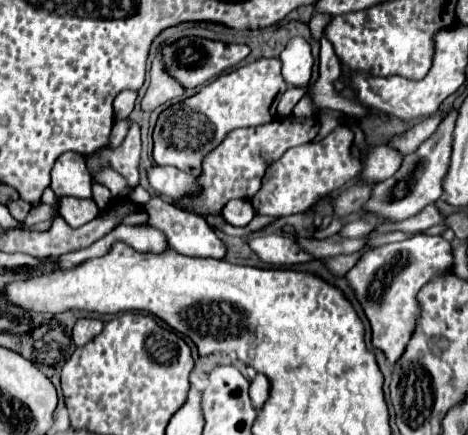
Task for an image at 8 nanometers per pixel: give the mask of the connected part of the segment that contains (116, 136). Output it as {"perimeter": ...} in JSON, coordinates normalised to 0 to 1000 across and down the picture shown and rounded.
{"perimeter":[[[250,274],[241,287],[241,306],[237,306],[237,338],[254,338],[259,324],[267,320],[276,301],[276,278],[271,274]]]}

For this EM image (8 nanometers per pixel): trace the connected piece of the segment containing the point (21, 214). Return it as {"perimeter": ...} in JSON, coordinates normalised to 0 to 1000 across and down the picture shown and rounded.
{"perimeter":[[[45,457],[36,462],[28,462],[19,467],[17,471],[19,485],[24,494],[36,506],[36,508],[51,508],[56,497],[60,494],[66,471]]]}

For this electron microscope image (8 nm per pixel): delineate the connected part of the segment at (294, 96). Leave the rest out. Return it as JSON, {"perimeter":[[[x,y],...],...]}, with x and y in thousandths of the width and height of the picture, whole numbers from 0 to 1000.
{"perimeter":[[[622,200],[598,225],[592,241],[592,264],[596,269],[618,269],[624,264],[626,248],[652,218],[654,202]]]}

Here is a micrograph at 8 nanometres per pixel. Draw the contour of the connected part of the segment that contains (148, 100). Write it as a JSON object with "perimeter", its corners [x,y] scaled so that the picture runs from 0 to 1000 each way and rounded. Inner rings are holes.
{"perimeter":[[[344,122],[331,131],[327,154],[323,154],[323,191],[314,200],[314,214],[301,232],[306,255],[327,255],[331,246],[348,241],[353,232],[382,223],[395,214],[395,200],[387,200],[387,191],[378,191],[357,159],[344,149]]]}

